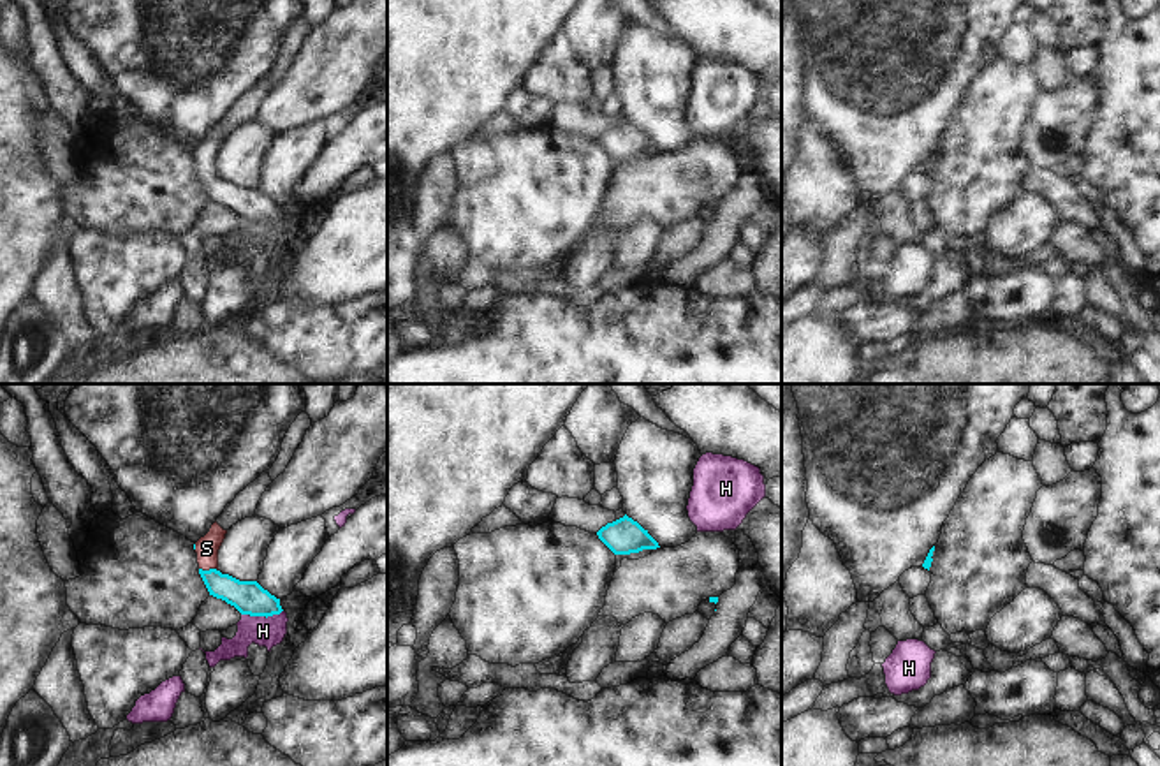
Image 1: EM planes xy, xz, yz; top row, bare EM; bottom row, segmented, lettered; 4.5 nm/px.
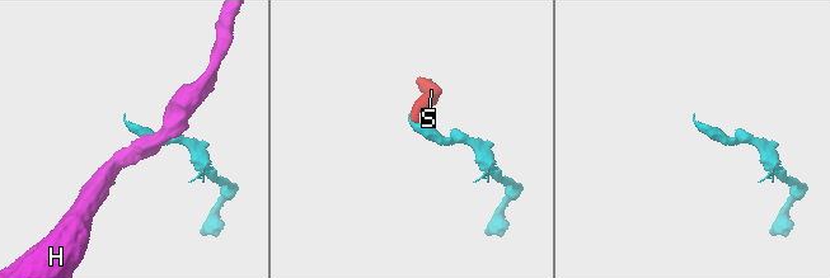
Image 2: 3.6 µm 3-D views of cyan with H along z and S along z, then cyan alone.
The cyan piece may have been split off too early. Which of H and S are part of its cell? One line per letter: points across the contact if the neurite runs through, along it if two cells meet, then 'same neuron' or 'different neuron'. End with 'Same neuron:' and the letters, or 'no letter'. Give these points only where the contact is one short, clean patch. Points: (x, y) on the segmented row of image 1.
H: border along xy (282, 610), (266, 617), (242, 615); different neuron
S: runs through xy (249, 597), (227, 589), (210, 569), (206, 548); same neuron
Same neuron: S

